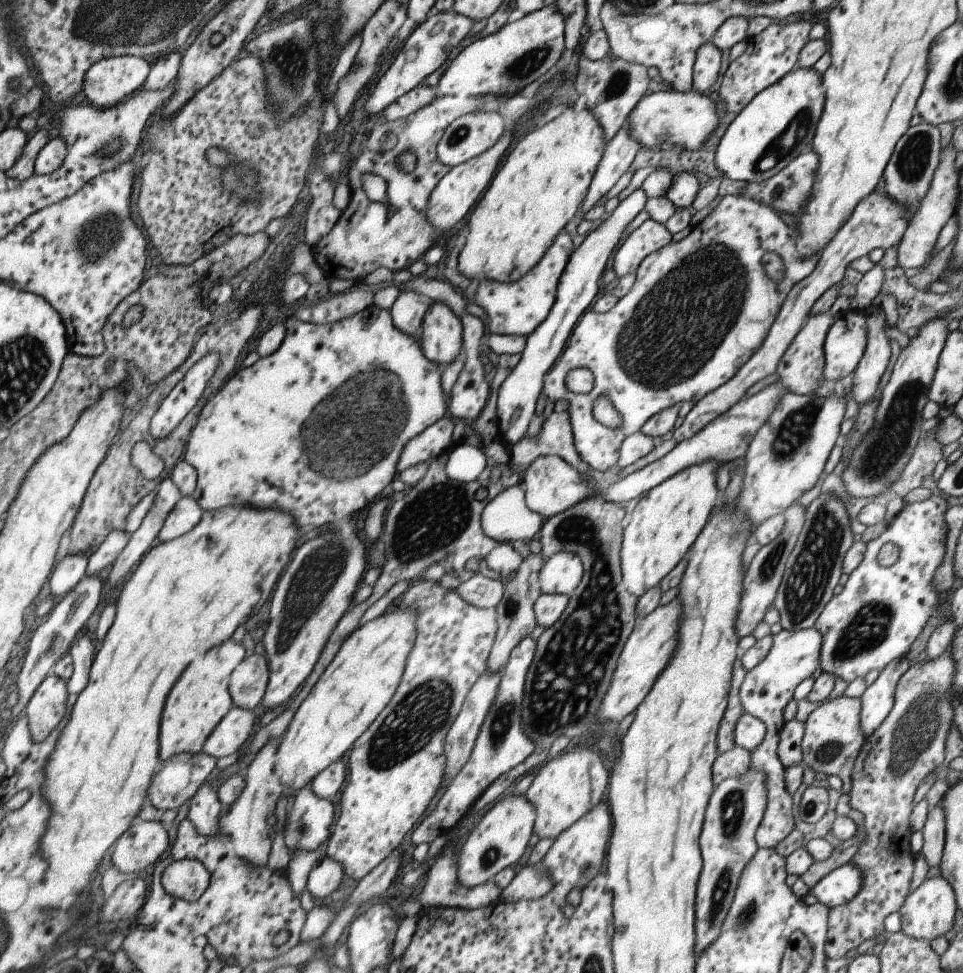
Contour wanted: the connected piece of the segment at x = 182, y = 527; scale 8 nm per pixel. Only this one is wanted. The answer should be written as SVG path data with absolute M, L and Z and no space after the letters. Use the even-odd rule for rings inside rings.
M192 495L184 496L175 506L175 510L169 514L159 534L159 543L173 542L189 534L203 520L203 514L205 510L199 506L199 502Z

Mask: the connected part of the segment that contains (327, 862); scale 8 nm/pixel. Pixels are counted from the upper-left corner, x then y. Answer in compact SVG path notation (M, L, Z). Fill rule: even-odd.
M327 856L318 859L308 872L306 887L315 902L330 895L340 886L343 878L343 867L340 862Z

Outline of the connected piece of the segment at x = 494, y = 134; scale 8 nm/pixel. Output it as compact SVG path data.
M498 111L471 112L458 117L439 138L436 158L443 166L455 168L495 146L505 132L503 128L503 116Z

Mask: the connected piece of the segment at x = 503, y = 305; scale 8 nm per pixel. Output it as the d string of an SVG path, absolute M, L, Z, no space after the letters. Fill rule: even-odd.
M560 231L555 234L551 246L545 250L541 260L527 274L523 274L519 280L497 282L484 279L479 282L478 287L472 286L468 298L481 307L489 319L488 332L526 337L534 328L537 328L553 306L559 277L572 251L573 246L569 234Z

